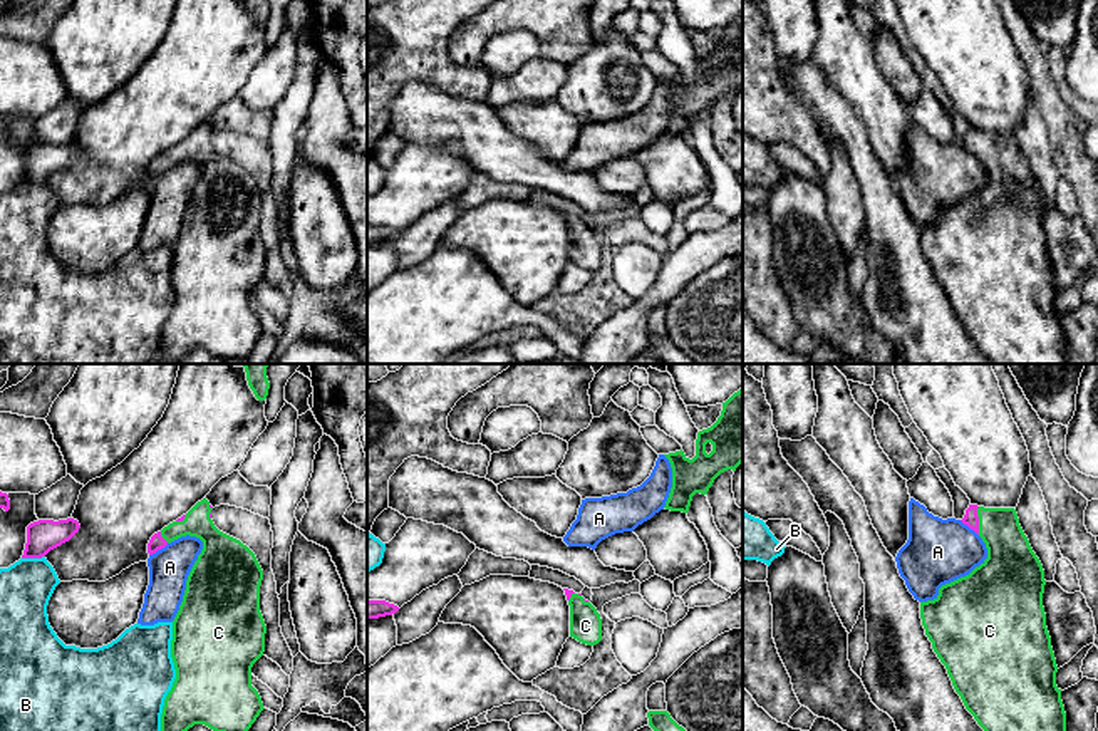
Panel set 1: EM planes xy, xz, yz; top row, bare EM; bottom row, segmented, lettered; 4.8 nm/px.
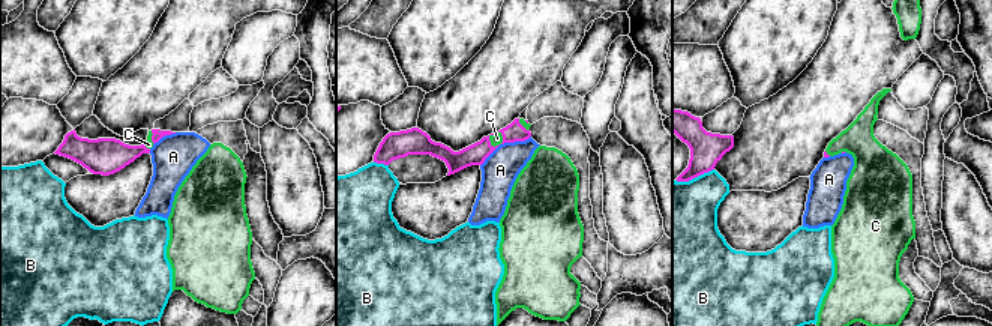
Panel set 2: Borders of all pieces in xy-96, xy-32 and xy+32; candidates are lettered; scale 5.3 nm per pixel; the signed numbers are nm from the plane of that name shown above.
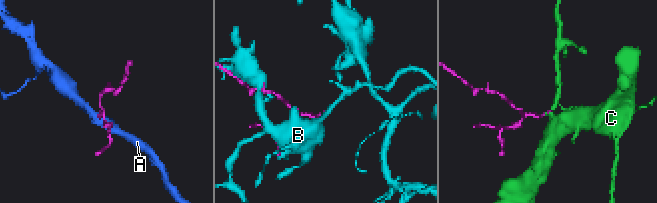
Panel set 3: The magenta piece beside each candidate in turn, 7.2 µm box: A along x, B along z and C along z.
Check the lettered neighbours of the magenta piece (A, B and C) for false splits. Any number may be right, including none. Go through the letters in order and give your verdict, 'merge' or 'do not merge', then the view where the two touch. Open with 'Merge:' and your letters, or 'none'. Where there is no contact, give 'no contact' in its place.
Merge: C
A: do not merge | xy
B: do not merge | xy
C: merge | yz

